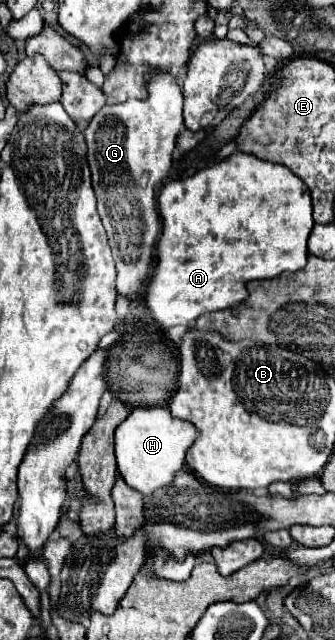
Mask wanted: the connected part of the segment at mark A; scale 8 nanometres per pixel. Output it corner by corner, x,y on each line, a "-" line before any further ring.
234,152
198,174
168,182
158,196
162,232
156,244
154,272
146,282
146,306
162,328
190,326
208,312
230,308
246,300
246,282
274,278
282,272
296,272
308,260
308,234
314,226
310,192
298,176
282,164
260,160
252,154

